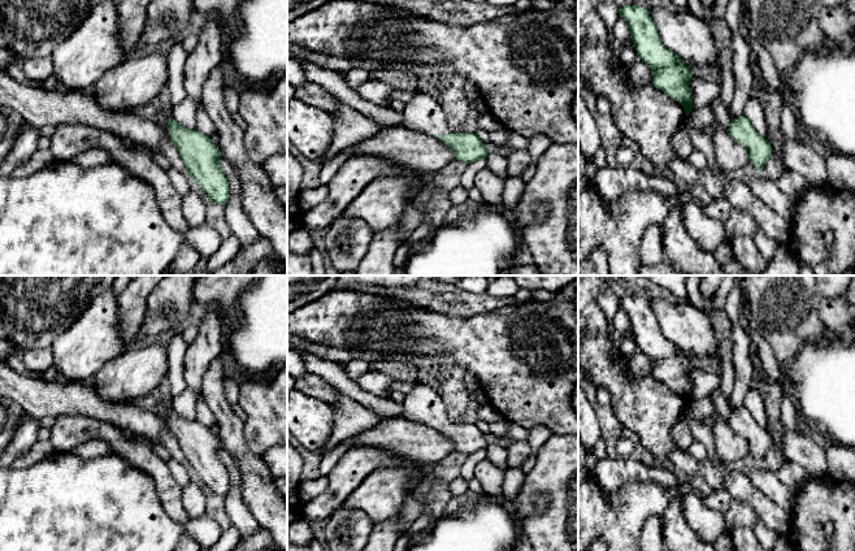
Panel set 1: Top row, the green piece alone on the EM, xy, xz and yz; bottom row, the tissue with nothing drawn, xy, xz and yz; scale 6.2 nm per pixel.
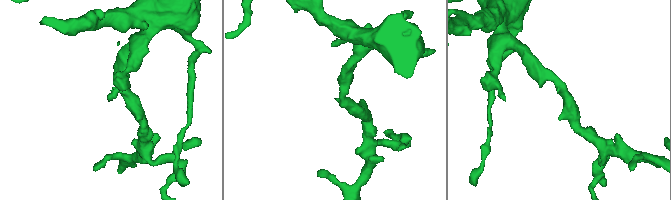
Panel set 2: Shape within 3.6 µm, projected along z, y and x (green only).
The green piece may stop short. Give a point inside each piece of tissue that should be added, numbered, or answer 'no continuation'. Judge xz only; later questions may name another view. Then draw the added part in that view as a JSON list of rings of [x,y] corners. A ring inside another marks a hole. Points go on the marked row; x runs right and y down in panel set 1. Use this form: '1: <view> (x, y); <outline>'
1: xz (424, 113); [[[428,94],[415,96],[403,110],[403,125],[431,136],[450,134],[453,130],[447,125],[446,113],[437,97]]]

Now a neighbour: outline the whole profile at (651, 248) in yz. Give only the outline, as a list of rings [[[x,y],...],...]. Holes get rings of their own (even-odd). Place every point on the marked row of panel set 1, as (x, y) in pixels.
[[[661,224],[648,226],[642,237],[641,264],[646,266],[655,266],[664,260],[664,243]]]

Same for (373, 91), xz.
[[[369,78],[356,91],[361,99],[382,105],[387,101],[394,90],[389,84]]]

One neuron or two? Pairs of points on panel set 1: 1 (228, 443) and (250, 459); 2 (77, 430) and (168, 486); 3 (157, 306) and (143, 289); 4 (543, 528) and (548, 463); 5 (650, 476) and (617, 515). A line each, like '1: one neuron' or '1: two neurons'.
1: one neuron
2: one neuron
3: two neurons
4: one neuron
5: two neurons

